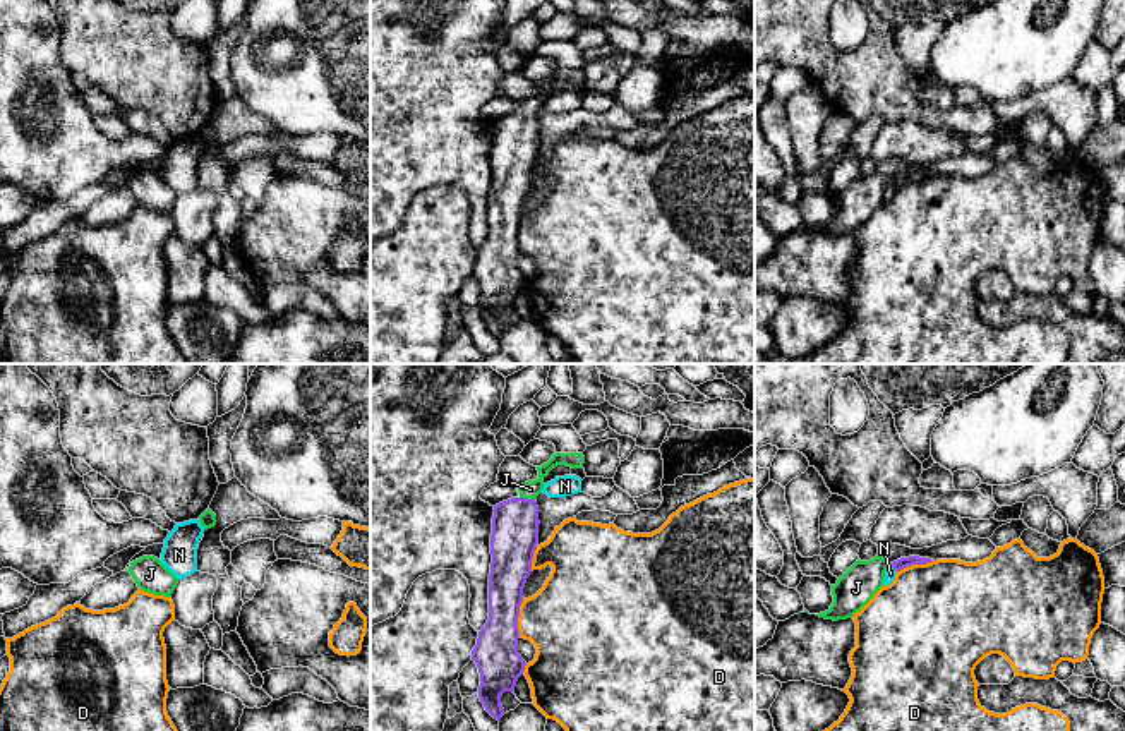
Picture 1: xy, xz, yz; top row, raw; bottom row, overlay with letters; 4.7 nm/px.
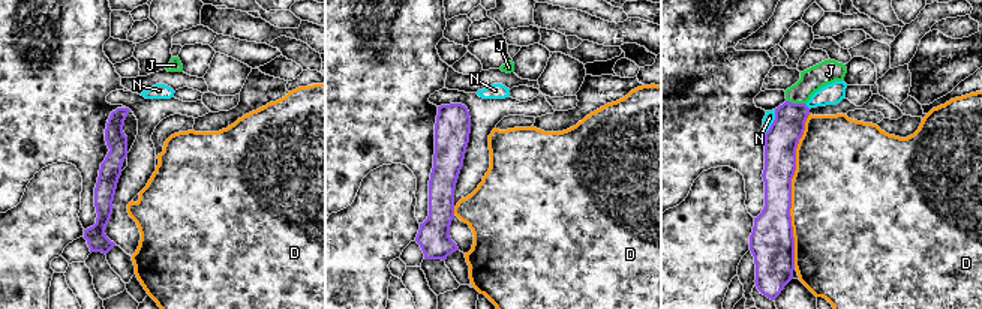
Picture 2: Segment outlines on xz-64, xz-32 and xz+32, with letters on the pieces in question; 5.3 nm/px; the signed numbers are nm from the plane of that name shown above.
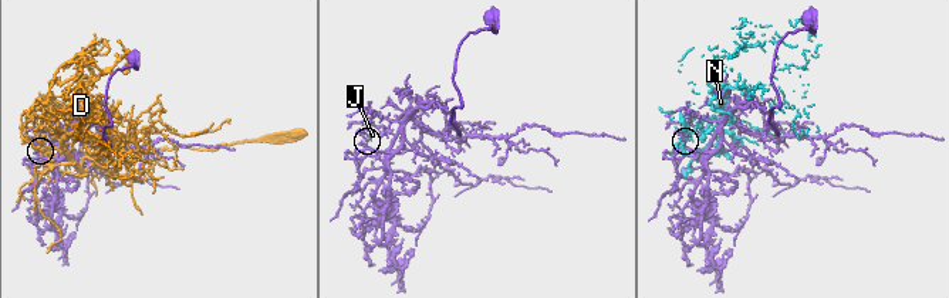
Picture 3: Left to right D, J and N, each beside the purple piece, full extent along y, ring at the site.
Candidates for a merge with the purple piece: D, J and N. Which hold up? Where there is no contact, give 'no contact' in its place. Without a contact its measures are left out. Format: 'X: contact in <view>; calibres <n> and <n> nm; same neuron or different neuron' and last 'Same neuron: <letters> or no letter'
D: contact in xz; calibres 200 and 420 nm; different neuron
J: contact in xz; calibres 220 and 80 nm; same neuron
N: contact in yz; calibres 50 and 50 nm; different neuron
Same neuron: J

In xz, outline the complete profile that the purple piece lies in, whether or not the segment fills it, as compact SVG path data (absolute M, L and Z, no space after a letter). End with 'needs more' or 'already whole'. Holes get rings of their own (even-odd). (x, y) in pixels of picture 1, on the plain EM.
M554 69L537 82L535 96L518 101L518 113L494 122L490 149L490 190L489 190L489 235L478 247L472 266L480 288L478 314L485 326L501 335L504 324L501 311L514 307L526 278L518 269L518 233L523 218L523 204L532 189L533 168L538 160L537 112L544 106L544 93L557 81L581 84L583 69Z | needs more

